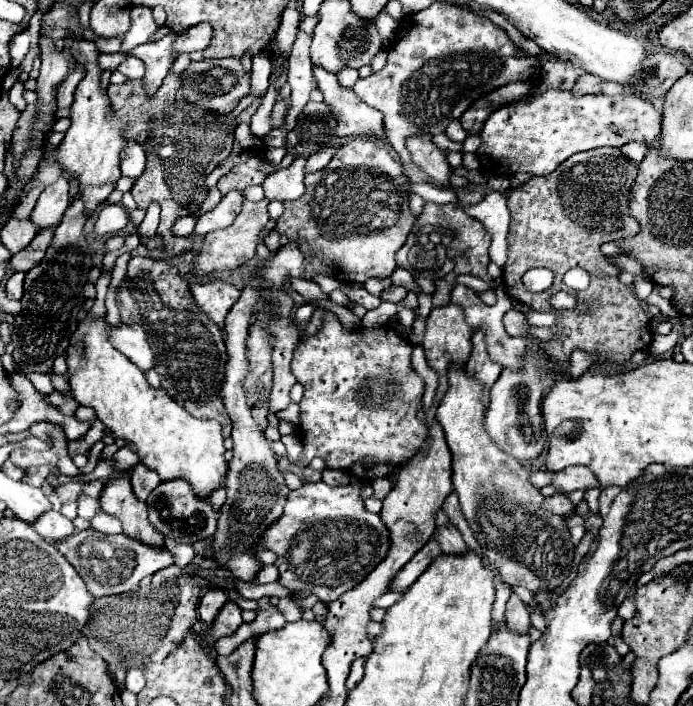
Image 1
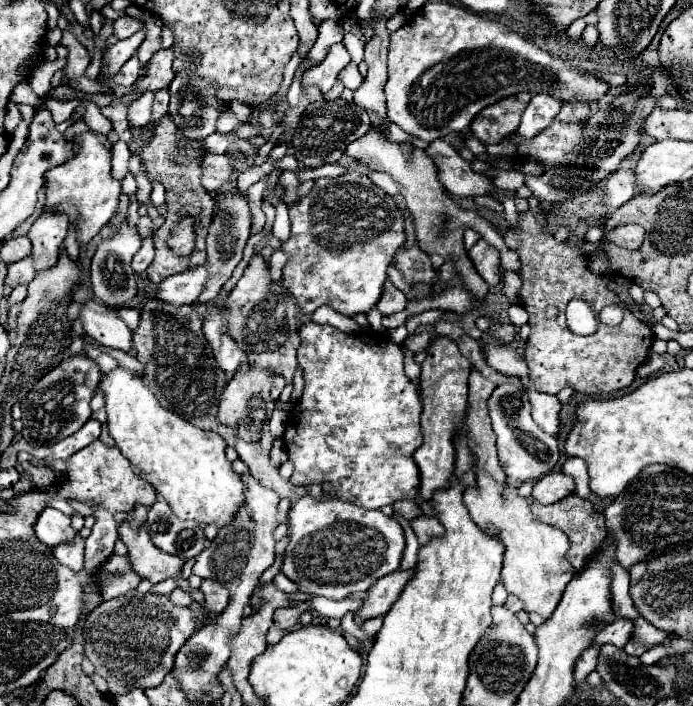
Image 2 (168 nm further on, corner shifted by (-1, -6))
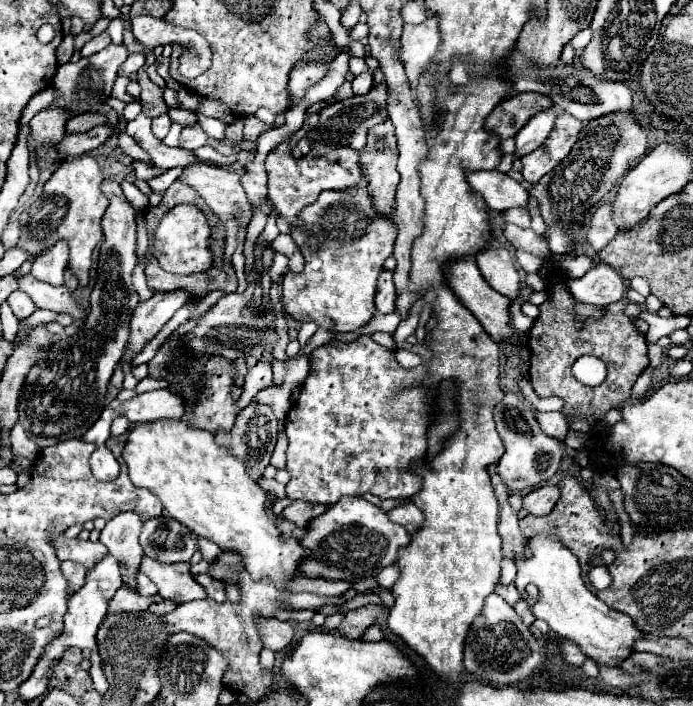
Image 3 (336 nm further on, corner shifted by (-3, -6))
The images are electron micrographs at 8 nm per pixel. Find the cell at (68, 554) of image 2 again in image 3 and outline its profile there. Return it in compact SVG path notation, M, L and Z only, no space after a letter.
M61 562L61 570L65 574L65 578L69 580L69 590L77 592L77 588L81 588L81 582L85 580L85 568L77 562Z

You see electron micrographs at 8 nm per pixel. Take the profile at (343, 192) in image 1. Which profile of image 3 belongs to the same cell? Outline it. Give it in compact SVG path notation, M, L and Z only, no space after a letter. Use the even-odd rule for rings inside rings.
M365 182L351 186L347 190L325 190L319 198L305 206L299 214L299 226L291 228L291 238L301 248L305 258L305 268L299 274L287 272L283 276L283 306L285 312L299 322L315 322L323 326L323 318L335 324L339 332L353 332L365 326L375 314L375 294L377 294L377 278L383 270L383 262L393 254L393 244L397 238L397 224L391 216L379 214L373 206L373 198L365 186ZM309 236L317 238L317 250L313 250L307 240Z

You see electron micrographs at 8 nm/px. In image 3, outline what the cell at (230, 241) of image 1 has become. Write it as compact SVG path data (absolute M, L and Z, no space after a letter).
M173 290L173 292L155 292L149 300L139 302L129 322L131 324L129 348L133 350L133 354L137 354L187 300L189 300L187 290Z

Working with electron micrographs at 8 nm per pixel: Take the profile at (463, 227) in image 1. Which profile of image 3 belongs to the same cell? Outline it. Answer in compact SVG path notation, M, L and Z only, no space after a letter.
M485 248L477 254L477 266L483 278L491 288L505 294L507 298L515 298L519 290L519 274L511 260L507 248Z

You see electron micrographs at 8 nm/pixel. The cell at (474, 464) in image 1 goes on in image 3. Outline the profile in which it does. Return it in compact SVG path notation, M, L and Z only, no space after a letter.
M535 534L525 540L525 548L531 550L531 556L515 558L515 586L523 600L529 598L527 586L537 586L537 600L529 606L531 614L545 620L557 636L575 642L583 654L599 664L619 662L621 658L627 658L633 650L633 642L641 636L641 632L633 626L629 616L609 608L583 584L577 558L561 544L561 540L555 534Z

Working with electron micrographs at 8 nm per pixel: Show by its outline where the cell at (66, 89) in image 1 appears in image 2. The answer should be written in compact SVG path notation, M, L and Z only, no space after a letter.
M59 18L57 26L63 30L63 40L61 40L61 44L69 48L69 58L67 58L69 62L67 62L67 66L65 66L63 72L65 72L69 78L75 78L75 76L85 74L85 68L87 68L89 62L91 62L91 54L87 52L87 48L85 48L79 40L73 38L73 34L67 30L67 22L65 22L65 20Z

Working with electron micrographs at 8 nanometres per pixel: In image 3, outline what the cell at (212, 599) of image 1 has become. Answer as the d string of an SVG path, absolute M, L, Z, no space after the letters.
M197 574L195 580L205 588L207 596L213 598L215 602L225 602L225 600L227 600L227 596L225 596L225 586L223 586L219 580L211 578L209 574Z

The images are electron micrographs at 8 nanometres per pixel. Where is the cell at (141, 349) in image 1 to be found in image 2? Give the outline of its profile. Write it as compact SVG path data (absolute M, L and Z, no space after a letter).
M87 298L83 300L79 320L85 328L85 334L95 338L103 346L119 348L123 352L127 352L133 346L131 330L127 328L127 324L119 318L119 314L113 308L101 306L95 300Z

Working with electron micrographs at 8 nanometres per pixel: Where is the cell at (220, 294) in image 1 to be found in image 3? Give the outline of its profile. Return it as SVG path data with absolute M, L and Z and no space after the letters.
M211 356L205 366L205 394L193 410L191 426L197 426L207 432L227 430L233 426L239 408L231 390L235 386L235 362L223 356Z

